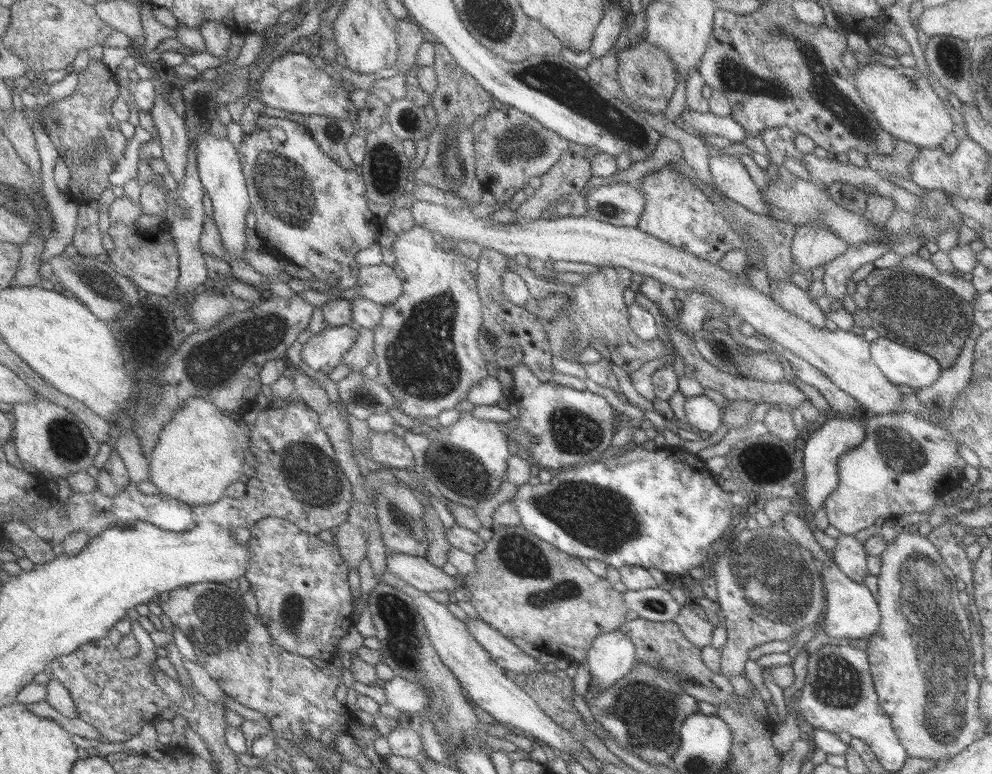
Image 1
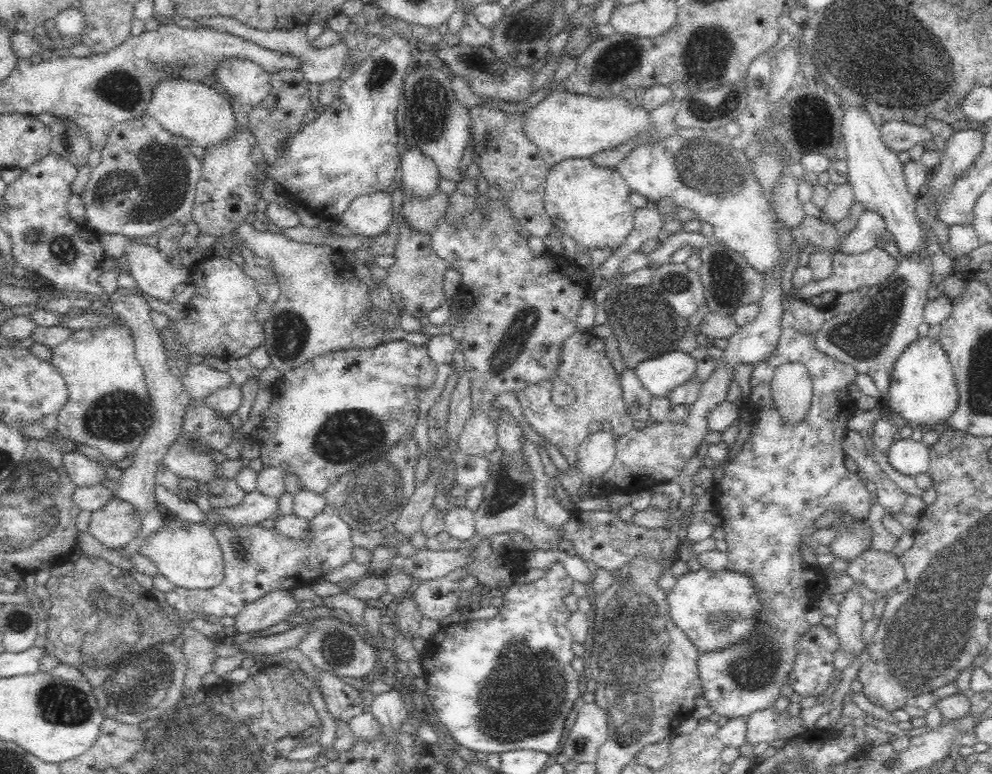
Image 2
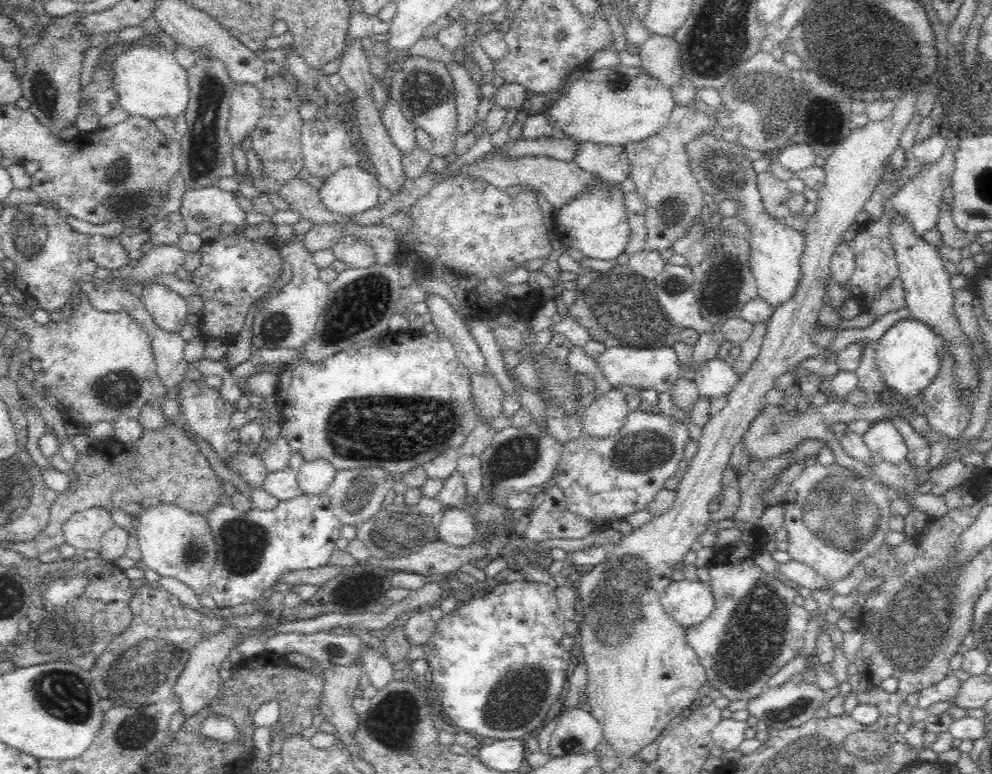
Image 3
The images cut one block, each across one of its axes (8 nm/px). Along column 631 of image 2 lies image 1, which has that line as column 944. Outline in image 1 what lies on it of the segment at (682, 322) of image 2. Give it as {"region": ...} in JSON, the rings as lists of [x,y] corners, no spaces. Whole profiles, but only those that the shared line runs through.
{"region":[[[873,269],[866,278],[850,286],[850,294],[856,306],[852,314],[856,326],[871,327],[881,338],[927,354],[941,369],[954,364],[969,327],[974,324],[972,304],[908,269]]]}

